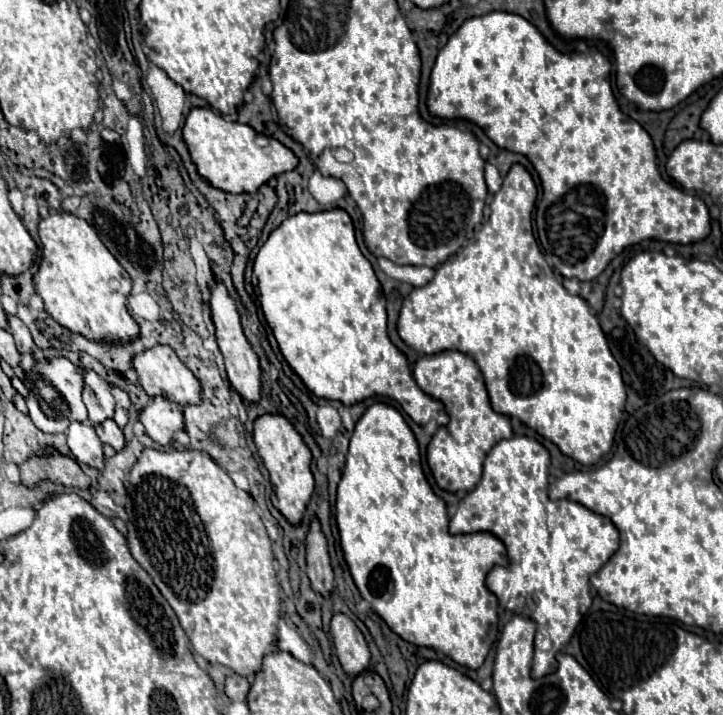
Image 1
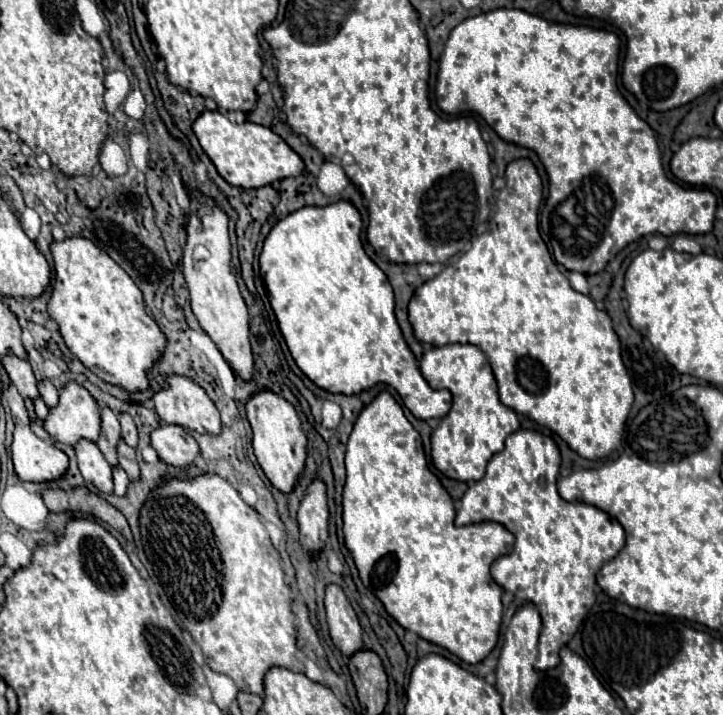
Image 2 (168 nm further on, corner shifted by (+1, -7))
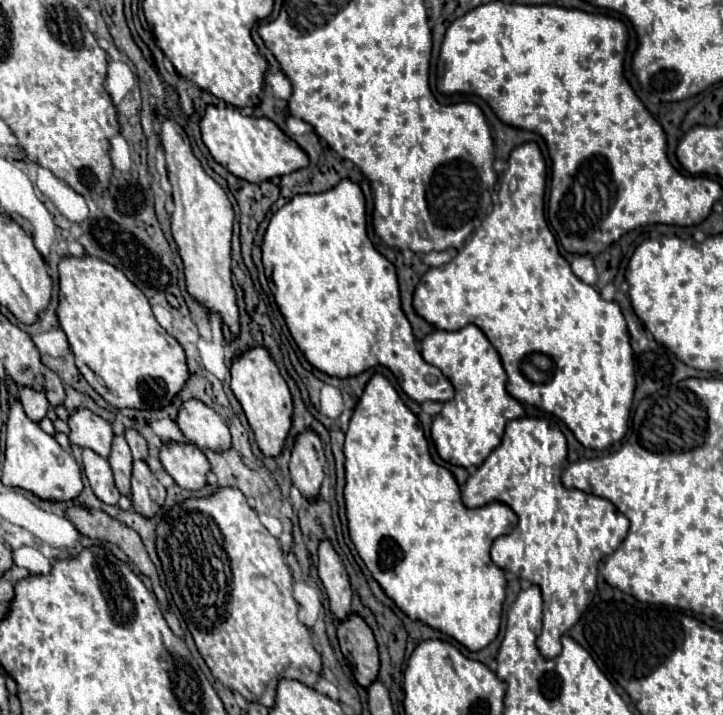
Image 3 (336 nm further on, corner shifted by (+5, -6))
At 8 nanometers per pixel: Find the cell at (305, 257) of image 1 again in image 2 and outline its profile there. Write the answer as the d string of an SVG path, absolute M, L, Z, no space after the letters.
M339 199L325 207L305 205L283 217L267 235L265 283L285 343L299 369L331 393L361 393L377 383L391 385L417 419L441 419L451 409L447 389L431 389L423 379L417 359L407 347L395 317L395 297L387 275L375 265L361 245L361 215L357 207Z

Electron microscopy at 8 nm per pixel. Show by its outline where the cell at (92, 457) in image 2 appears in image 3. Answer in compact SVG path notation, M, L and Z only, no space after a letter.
M83 448L83 470L85 470L85 476L87 476L95 496L99 500L103 500L105 504L117 504L121 494L115 488L109 462L103 456L99 456L97 452Z

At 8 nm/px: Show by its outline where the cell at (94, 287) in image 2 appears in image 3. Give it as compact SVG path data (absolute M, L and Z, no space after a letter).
M65 256L61 258L59 262L59 306L57 306L57 318L59 318L59 324L63 328L63 332L67 334L67 340L69 340L69 346L71 346L71 352L75 354L75 364L77 368L81 370L81 374L87 378L87 382L95 388L97 394L101 394L111 406L117 406L117 408L159 408L159 406L165 406L171 402L171 398L183 388L185 380L189 378L189 372L187 372L187 364L185 364L185 352L183 348L179 346L179 342L167 334L167 330L155 320L153 312L151 312L151 306L145 298L145 294L133 284L127 280L127 276L119 270L119 268L113 268L109 262L105 260L97 260L95 256L81 256L81 258L75 258L75 256Z

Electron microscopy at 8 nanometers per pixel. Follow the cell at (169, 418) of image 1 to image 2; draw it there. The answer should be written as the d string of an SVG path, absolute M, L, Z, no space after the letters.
M161 425L151 433L151 447L159 457L173 467L185 469L201 453L193 435L179 425Z

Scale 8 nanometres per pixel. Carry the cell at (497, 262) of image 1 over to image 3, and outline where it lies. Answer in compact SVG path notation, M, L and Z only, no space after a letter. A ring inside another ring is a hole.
M537 144L515 148L507 162L509 166L503 174L493 212L449 264L429 268L423 274L413 294L413 310L437 330L455 332L469 324L481 328L501 356L507 374L507 392L515 400L527 402L563 420L585 448L605 450L625 436L635 390L633 350L625 318L615 302L605 302L593 286L583 284L571 272L565 258L559 256L555 236L543 218L547 172ZM513 176L517 178L517 190L509 194L507 180Z

